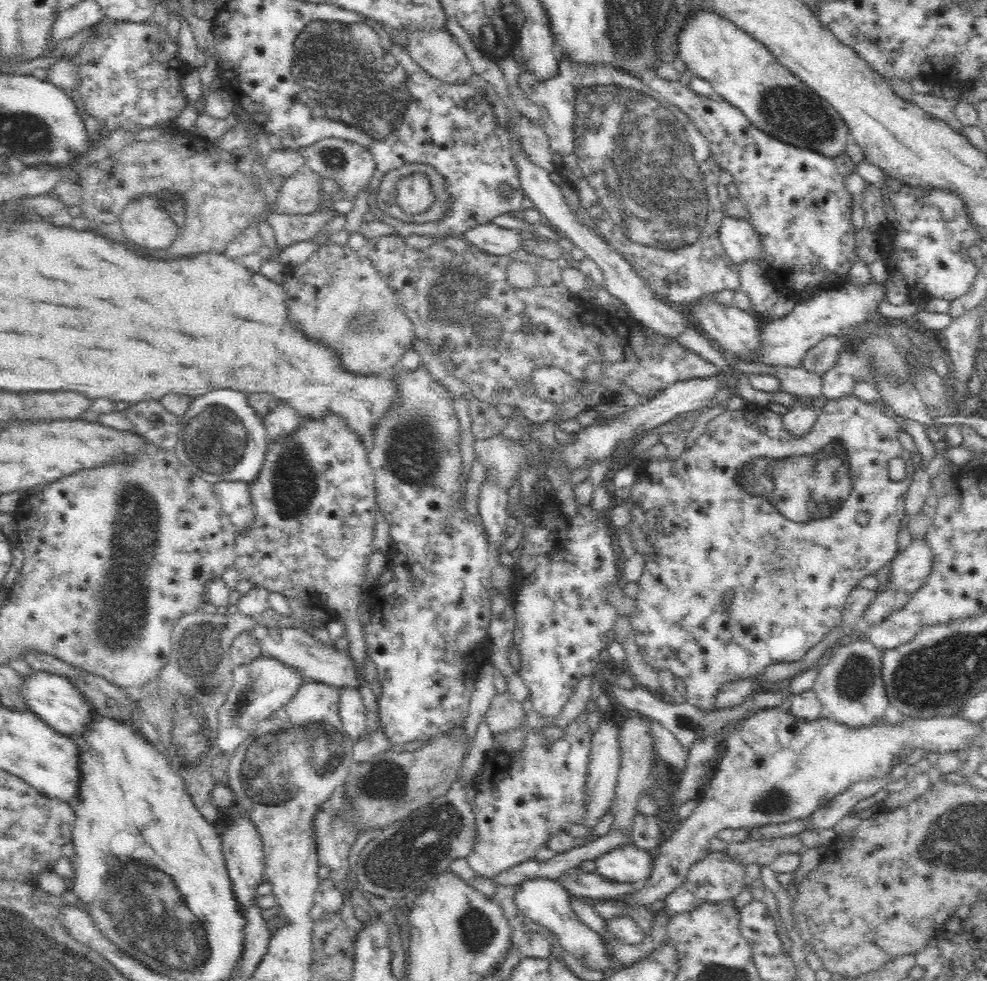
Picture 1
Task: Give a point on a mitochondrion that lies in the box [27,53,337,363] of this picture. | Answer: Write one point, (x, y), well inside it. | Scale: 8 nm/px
(168, 198)

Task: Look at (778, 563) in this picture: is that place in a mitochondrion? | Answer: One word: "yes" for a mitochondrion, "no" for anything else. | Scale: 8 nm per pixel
yes

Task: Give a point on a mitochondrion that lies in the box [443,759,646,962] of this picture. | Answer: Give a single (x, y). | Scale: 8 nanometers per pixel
(478, 931)

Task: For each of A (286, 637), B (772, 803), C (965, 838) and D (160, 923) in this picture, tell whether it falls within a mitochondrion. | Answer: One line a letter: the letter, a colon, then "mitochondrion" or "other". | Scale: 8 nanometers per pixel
A: other
B: mitochondrion
C: mitochondrion
D: mitochondrion

